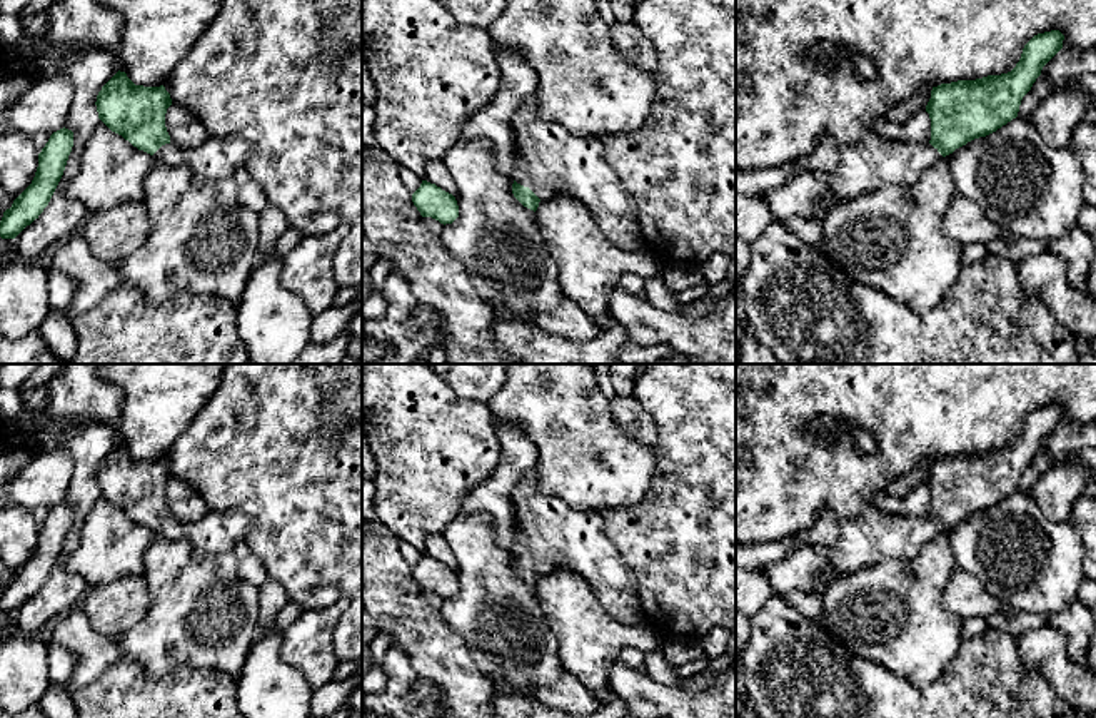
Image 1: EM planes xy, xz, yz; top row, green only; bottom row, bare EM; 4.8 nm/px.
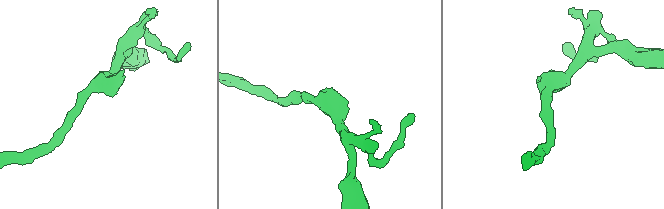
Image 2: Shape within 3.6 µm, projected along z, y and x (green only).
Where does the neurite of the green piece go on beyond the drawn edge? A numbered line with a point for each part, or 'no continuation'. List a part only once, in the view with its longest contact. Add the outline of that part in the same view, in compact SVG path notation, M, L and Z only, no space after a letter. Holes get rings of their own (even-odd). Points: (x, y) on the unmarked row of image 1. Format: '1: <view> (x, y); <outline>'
1: xz (553, 536); M534 469L514 486L512 503L517 536L514 554L517 558L529 561L539 573L564 569L584 578L614 621L627 626L644 623L637 583L606 534L599 511L577 511L557 496L542 493Z

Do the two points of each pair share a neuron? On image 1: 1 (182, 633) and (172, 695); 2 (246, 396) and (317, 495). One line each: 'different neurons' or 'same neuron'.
1: different neurons
2: same neuron

